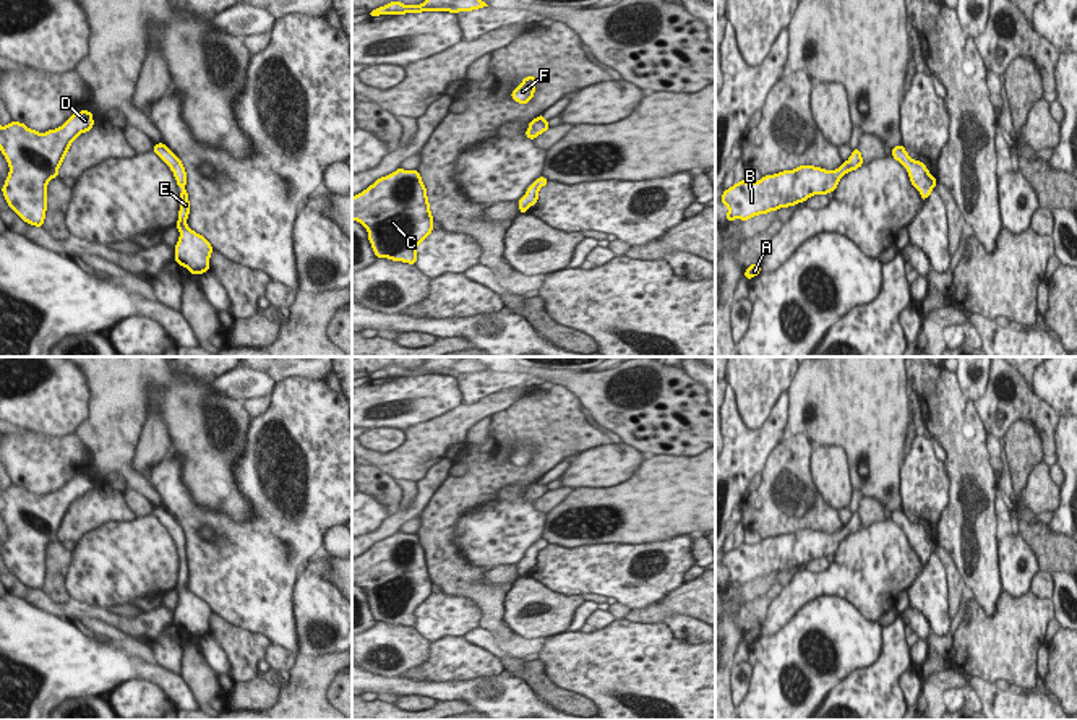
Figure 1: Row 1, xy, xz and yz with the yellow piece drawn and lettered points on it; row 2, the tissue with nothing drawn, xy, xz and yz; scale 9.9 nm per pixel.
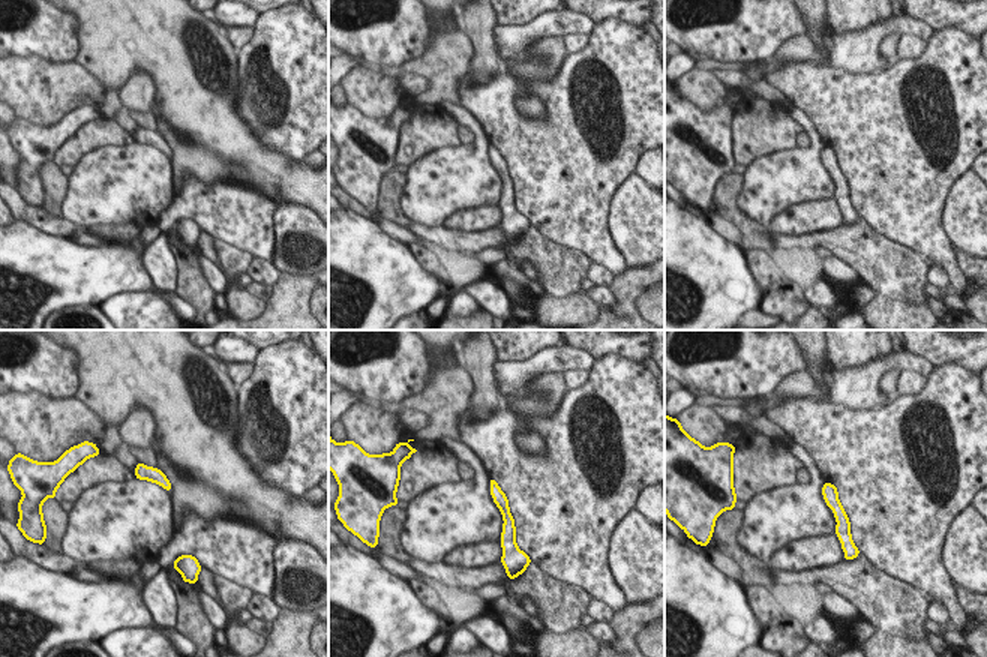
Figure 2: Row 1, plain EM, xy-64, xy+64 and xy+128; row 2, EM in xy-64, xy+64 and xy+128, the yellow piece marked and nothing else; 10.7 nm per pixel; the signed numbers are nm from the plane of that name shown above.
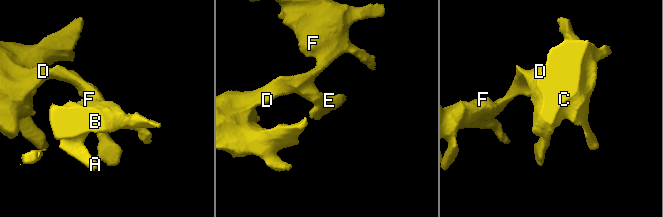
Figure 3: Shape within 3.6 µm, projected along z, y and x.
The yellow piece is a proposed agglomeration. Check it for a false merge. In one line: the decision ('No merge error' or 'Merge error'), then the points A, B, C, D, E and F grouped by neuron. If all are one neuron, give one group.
No merge error. Groups: A B C D E F.

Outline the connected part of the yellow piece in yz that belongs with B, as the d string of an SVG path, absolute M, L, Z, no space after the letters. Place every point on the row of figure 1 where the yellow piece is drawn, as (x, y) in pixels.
M856 148L850 159L832 172L814 165L798 165L795 170L766 175L757 182L740 180L723 190L720 203L728 208L727 221L748 221L769 211L805 203L814 195L835 191L839 180L861 165L863 157Z

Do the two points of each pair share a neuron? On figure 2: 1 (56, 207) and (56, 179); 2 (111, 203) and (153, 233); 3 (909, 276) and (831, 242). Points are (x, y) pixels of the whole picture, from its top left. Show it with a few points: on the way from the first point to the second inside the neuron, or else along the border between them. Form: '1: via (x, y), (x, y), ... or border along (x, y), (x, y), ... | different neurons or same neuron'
1: via (56, 200), (56, 186) | same neuron
2: border along (156, 224), (146, 225), (141, 230) | different neurons
3: via (890, 267), (858, 243), (851, 242) | same neuron

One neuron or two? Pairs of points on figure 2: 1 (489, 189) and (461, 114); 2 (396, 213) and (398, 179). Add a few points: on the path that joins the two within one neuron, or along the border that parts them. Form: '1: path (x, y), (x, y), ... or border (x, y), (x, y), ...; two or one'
1: path (480, 170), (479, 132); one
2: path (393, 204), (393, 188); one

